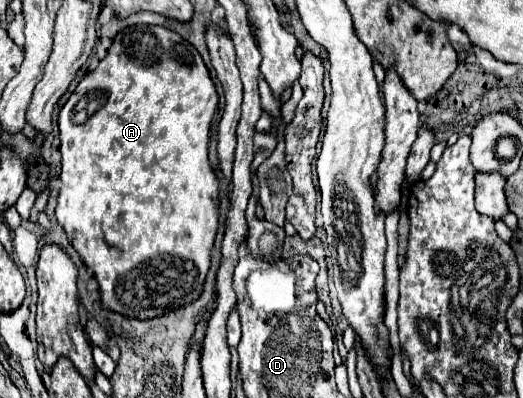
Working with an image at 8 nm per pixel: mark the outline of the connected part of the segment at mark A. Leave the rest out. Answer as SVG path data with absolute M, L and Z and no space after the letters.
M134 25L120 31L106 57L98 63L98 67L86 73L76 85L74 93L68 97L64 107L58 113L60 127L60 153L62 153L62 171L60 171L60 195L56 217L64 227L70 245L78 251L82 261L94 271L94 277L100 283L102 305L118 311L126 317L158 317L166 313L166 309L178 309L196 301L202 293L206 273L210 269L210 249L214 243L214 235L218 229L218 177L208 163L208 133L210 123L214 119L218 107L218 93L210 79L210 73L200 57L200 53L178 33L160 25Z

